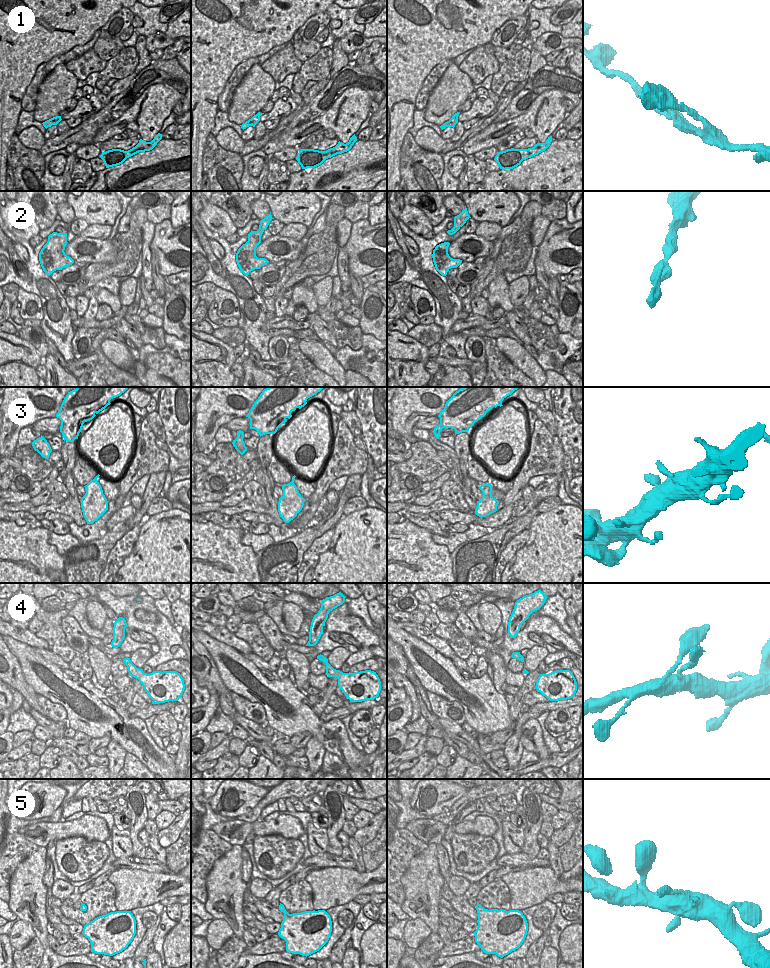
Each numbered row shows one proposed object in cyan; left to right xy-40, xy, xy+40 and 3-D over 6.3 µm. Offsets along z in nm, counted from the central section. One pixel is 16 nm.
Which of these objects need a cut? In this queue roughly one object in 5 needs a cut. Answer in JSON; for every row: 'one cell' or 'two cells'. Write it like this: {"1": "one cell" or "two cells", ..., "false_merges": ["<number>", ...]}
{"1": "one cell", "2": "one cell", "3": "one cell", "4": "one cell", "5": "one cell", "false_merges": []}

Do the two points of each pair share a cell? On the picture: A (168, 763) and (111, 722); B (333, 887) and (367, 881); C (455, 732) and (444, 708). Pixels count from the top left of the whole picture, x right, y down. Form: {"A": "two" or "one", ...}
{"A": "one", "B": "one", "C": "two"}

